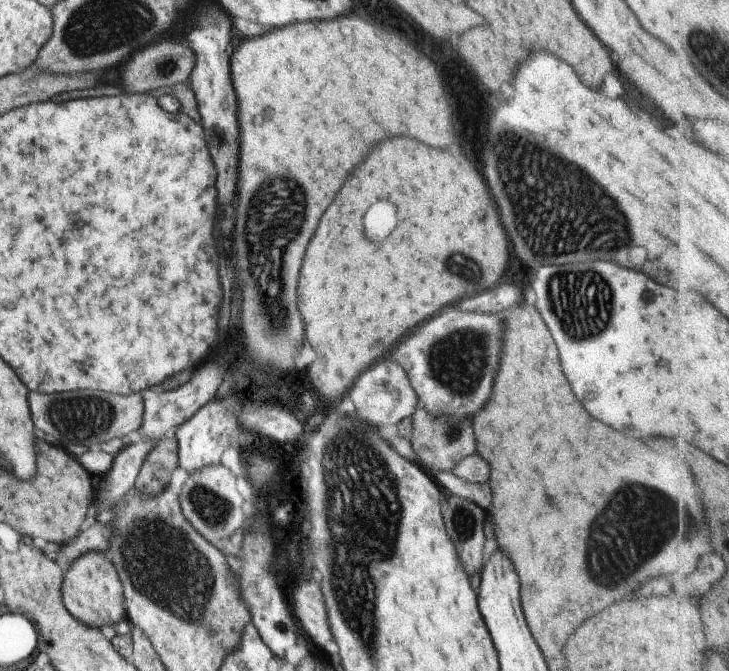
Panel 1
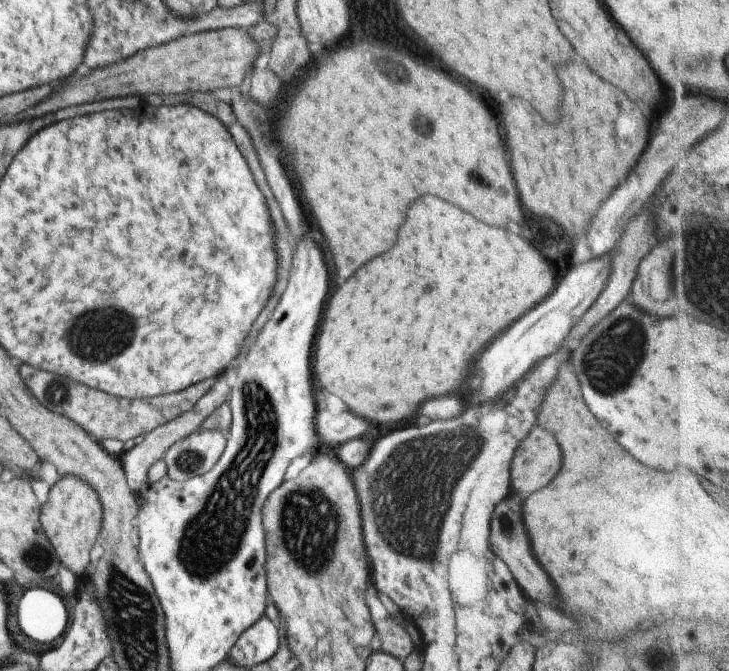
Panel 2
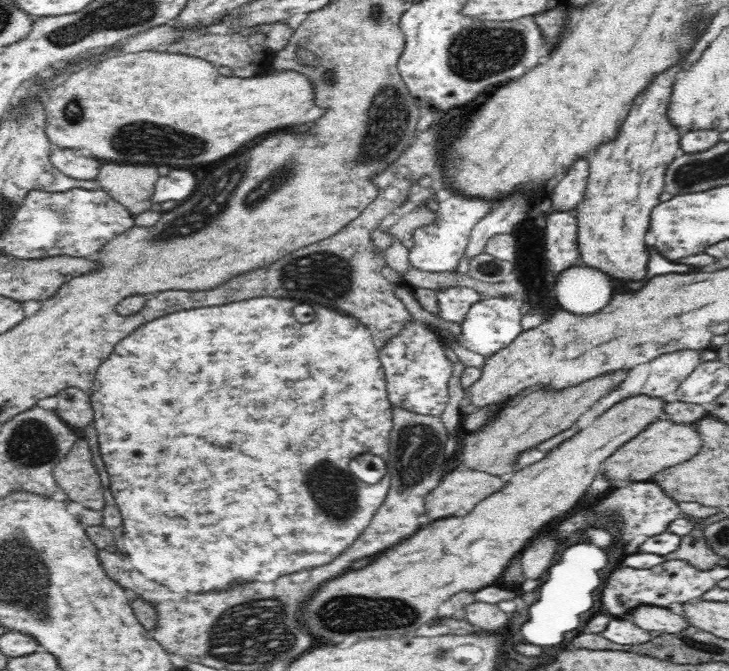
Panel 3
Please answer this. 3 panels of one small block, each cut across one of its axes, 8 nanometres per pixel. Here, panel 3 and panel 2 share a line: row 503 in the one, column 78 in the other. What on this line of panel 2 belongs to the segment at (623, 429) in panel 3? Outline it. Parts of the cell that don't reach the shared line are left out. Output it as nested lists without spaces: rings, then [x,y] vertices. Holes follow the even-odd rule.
[[[75,476],[60,477],[48,490],[47,500],[40,506],[38,520],[59,563],[67,566],[67,570],[71,570],[75,576],[86,574],[91,569],[92,553],[101,534],[99,494],[87,482]]]

